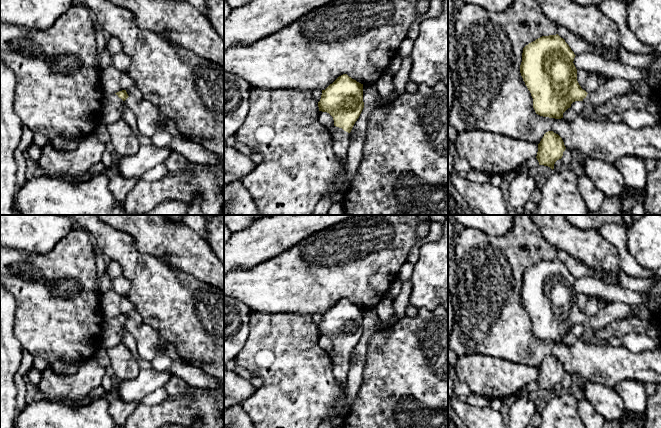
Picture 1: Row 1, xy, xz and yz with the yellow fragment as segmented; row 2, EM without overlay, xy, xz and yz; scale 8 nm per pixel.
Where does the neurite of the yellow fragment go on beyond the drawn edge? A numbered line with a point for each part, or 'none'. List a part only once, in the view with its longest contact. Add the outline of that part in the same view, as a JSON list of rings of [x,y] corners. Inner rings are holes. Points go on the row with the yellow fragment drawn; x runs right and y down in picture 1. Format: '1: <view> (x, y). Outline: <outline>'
1: xz (341, 139). Outline: [[[333,126],[331,136],[335,155],[342,162],[346,162],[347,151],[350,145],[350,133],[344,131],[342,128]]]

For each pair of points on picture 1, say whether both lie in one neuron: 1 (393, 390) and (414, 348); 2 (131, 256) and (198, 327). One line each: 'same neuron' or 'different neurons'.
1: same neuron
2: same neuron

